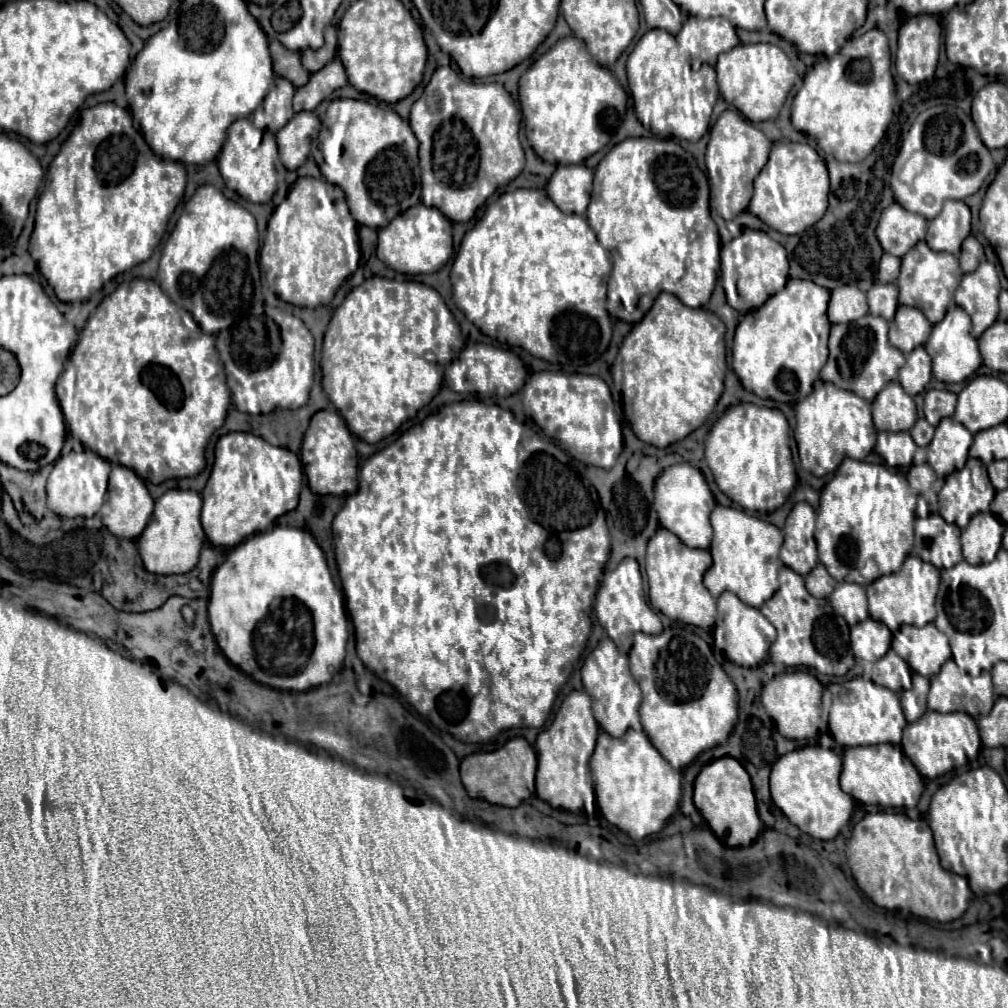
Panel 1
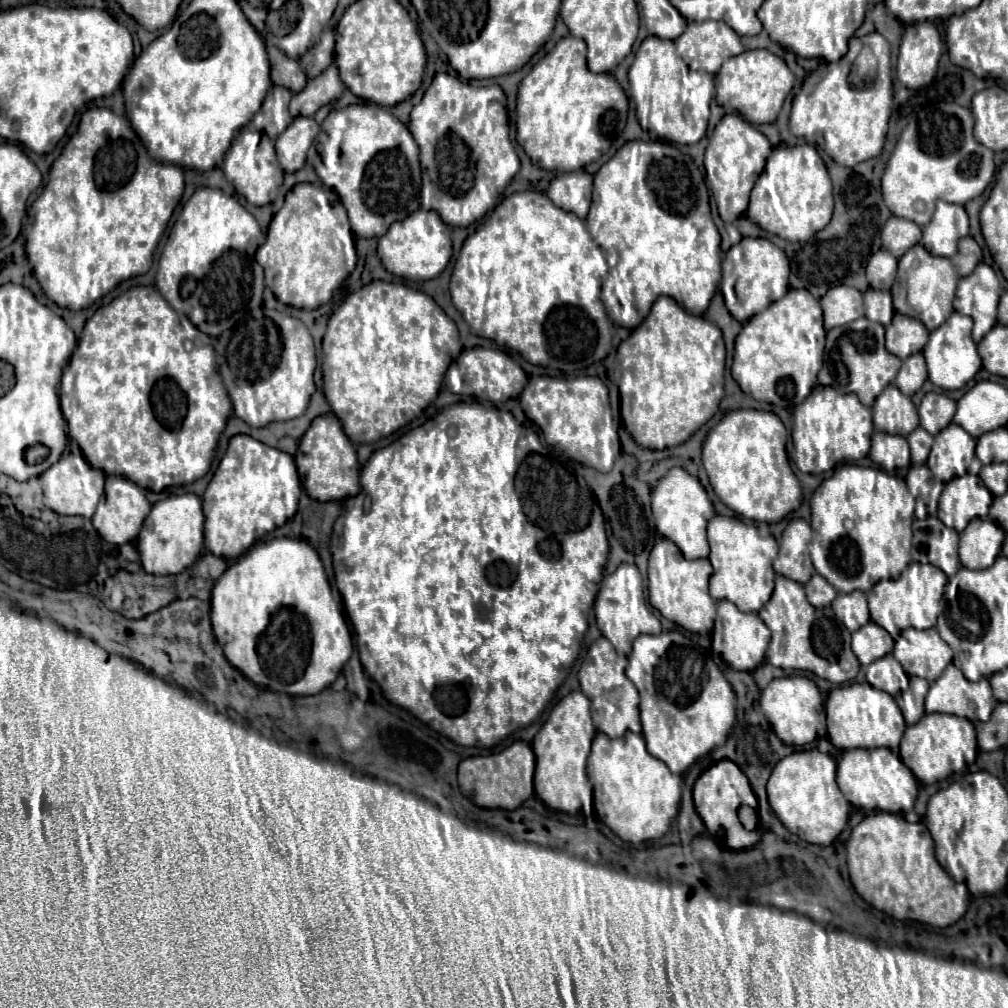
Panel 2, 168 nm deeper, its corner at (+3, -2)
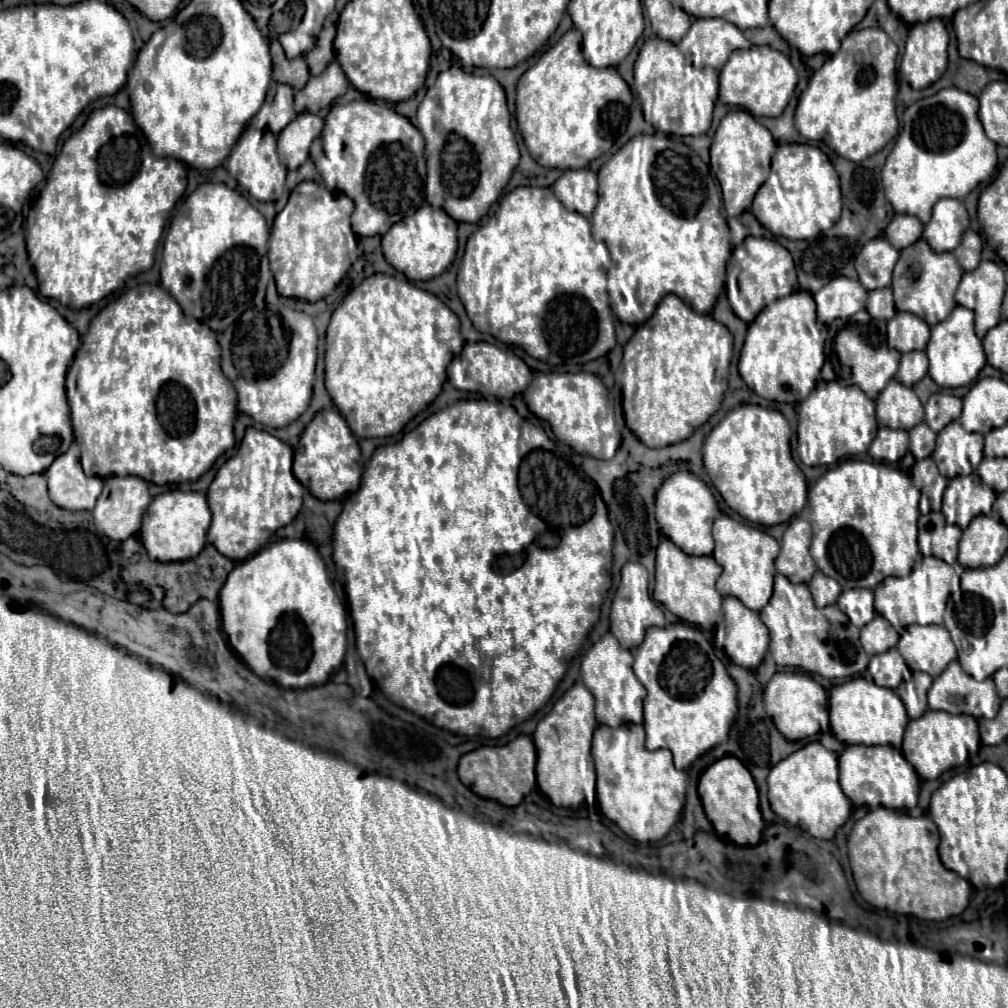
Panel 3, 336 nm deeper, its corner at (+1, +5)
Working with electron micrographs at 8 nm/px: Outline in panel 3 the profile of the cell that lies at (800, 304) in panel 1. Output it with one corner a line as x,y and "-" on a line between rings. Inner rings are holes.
794,291
766,305
748,325
738,371
744,383
768,401
798,403
814,389
824,363
826,329
816,319
816,305
808,291

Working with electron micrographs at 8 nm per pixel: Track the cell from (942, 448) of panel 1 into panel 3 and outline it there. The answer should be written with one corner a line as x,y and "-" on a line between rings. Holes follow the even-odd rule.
952,421
938,433
932,459
942,477
970,475
984,457
982,447
984,437
980,433
968,433
958,421

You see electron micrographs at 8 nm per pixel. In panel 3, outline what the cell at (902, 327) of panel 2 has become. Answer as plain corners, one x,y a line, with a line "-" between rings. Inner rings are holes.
896,313
888,321
888,345
900,353
924,349
930,339
930,327
912,313

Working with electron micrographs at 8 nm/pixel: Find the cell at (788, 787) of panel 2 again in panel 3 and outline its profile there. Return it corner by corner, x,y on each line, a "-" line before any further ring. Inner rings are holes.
812,741
802,749
790,753
770,769
768,799
772,811
794,827
810,833
816,839
832,839
836,829
846,823
852,811
850,799
838,785
838,755
828,751
822,743

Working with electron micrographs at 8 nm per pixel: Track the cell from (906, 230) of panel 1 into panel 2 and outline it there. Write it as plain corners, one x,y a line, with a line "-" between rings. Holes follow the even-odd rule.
892,216
888,224
884,224
882,228
882,248
892,252
892,256
896,258
904,256
904,252
916,246
920,238
922,238
920,226
898,216

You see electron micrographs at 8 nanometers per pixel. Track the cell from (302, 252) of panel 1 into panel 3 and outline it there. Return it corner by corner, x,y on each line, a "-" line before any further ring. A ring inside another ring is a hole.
304,181
290,193
286,207
274,219
268,241
270,269
282,297
318,301
336,289
360,256
357,236
349,224
352,211
354,203
344,193
330,193
314,181

